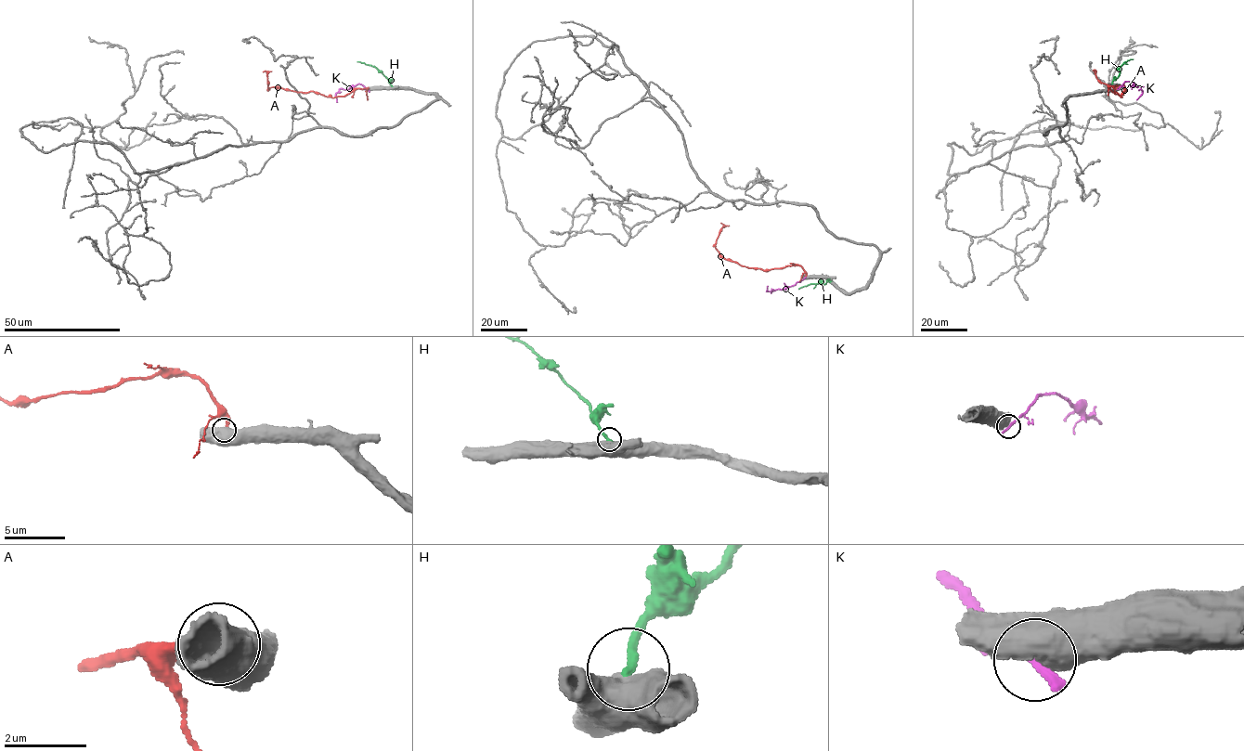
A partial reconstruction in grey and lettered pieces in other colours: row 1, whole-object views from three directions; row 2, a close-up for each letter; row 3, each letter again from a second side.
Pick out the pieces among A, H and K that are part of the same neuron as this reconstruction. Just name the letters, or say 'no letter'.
no letter

